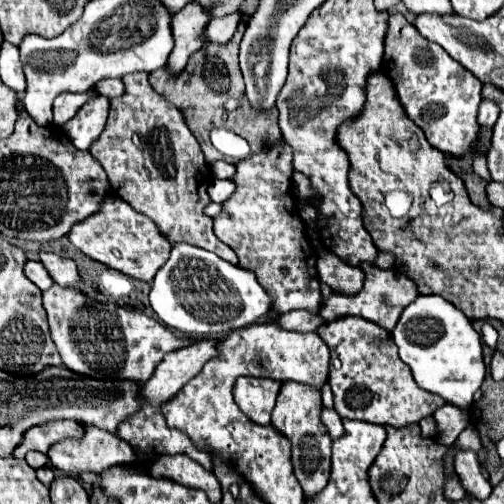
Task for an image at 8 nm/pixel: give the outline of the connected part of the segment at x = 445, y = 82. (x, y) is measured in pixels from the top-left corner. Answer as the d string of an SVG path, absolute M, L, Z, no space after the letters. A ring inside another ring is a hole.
M393 13L389 17L389 29L385 35L383 67L393 79L395 91L405 113L423 129L427 141L439 151L461 157L477 139L477 107L481 103L483 85L471 71L459 67L443 47L431 43L419 35L405 15Z

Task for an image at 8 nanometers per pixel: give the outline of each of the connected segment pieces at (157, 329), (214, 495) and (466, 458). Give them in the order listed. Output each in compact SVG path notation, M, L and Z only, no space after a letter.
M51 285L43 291L43 307L49 317L51 339L57 345L63 365L71 367L77 375L91 375L97 379L135 379L145 383L165 353L189 345L177 339L153 317L123 309L113 301L93 301L73 287Z
M159 455L159 459L151 463L149 473L187 487L201 489L207 493L211 503L221 501L221 483L217 481L217 477L187 455Z
M457 451L455 453L455 471L467 493L473 493L477 499L485 499L491 493L493 487L481 475L477 455L473 451Z

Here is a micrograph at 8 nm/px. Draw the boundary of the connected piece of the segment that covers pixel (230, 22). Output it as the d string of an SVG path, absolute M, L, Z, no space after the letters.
M239 13L223 19L213 19L211 23L207 23L201 35L203 43L227 43L233 37L237 25L239 25Z

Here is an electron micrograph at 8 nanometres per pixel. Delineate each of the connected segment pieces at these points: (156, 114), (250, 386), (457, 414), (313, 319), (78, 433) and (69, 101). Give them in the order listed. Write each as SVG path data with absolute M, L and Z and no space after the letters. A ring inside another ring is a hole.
M147 73L127 75L123 83L125 95L111 99L107 127L89 151L105 169L113 191L149 217L171 245L189 243L237 263L235 251L215 237L213 219L203 211L211 203L207 189L213 177L183 113L151 89Z
M237 377L233 385L235 403L251 417L257 425L269 425L275 399L279 395L281 383L267 377Z
M443 405L441 409L437 409L433 415L435 425L437 425L437 435L435 441L439 441L441 445L453 445L457 435L469 425L469 411L455 407L455 405Z
M289 311L289 313L279 315L279 319L275 317L269 321L287 331L315 331L323 323L319 315L307 315L305 311Z
M47 423L47 425L39 425L39 427L31 427L31 431L27 431L23 443L27 443L27 451L41 451L47 453L51 449L51 445L63 441L63 439L81 439L85 435L85 429L79 427L79 423Z
M91 87L89 91L85 93L63 93L55 99L53 103L53 117L55 117L55 123L57 125L65 125L77 111L83 103L87 103L89 99L97 97L99 93L95 91L95 87Z

